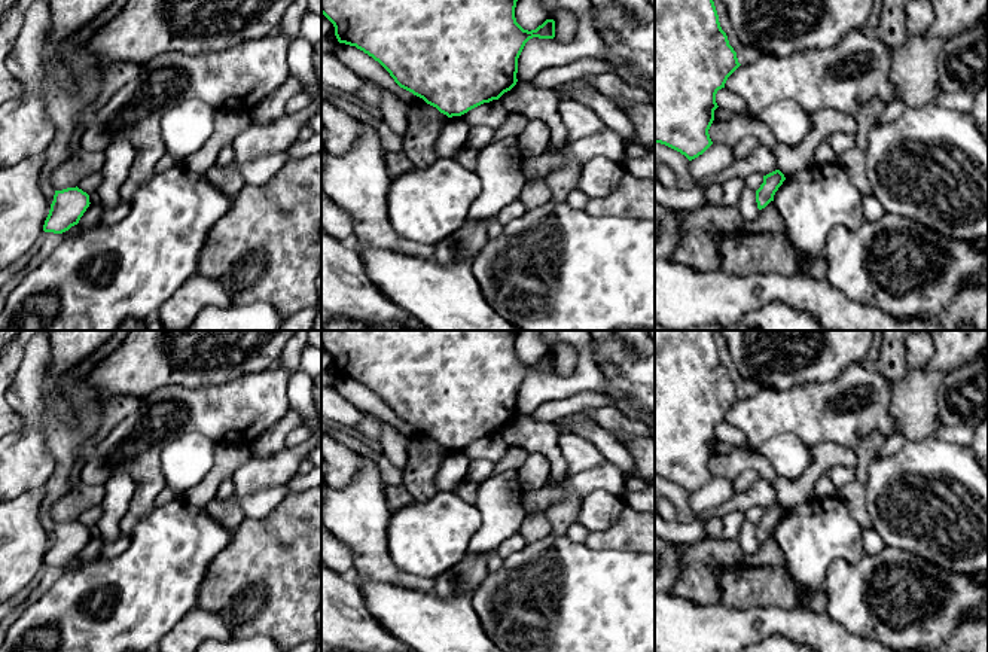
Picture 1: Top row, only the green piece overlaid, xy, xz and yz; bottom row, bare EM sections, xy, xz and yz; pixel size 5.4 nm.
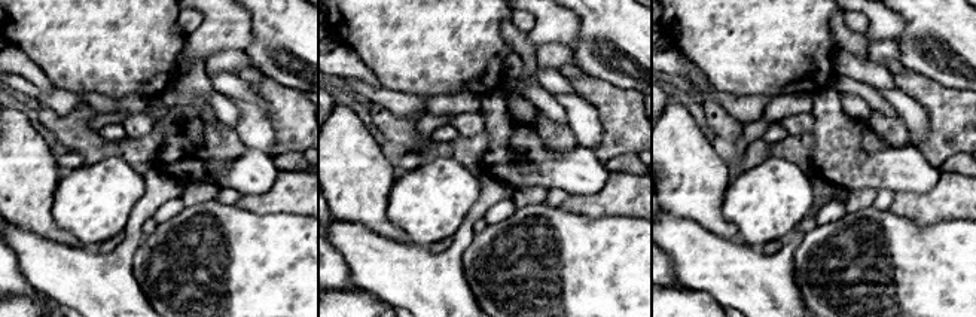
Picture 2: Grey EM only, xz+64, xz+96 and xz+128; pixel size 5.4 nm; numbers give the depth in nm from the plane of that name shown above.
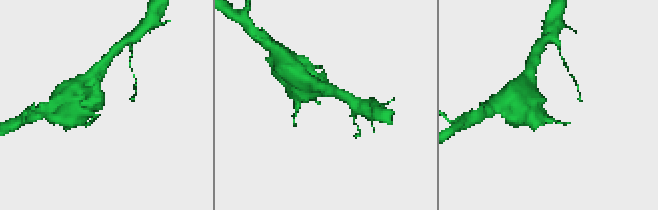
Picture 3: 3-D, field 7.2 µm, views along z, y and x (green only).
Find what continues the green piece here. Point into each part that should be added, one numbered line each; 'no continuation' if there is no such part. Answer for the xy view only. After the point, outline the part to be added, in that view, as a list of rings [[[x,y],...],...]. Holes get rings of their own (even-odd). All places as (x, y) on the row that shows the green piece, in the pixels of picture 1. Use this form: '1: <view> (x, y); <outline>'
no continuation

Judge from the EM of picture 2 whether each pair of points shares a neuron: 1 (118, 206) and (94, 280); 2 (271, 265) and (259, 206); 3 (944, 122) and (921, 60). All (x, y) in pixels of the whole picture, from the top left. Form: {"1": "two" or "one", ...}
{"1": "two", "2": "two", "3": "two"}

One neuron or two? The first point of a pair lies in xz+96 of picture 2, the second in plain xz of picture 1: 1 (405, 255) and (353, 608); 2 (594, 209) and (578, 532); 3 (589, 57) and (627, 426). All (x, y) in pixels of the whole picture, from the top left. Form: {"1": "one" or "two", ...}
{"1": "two", "2": "two", "3": "two"}

